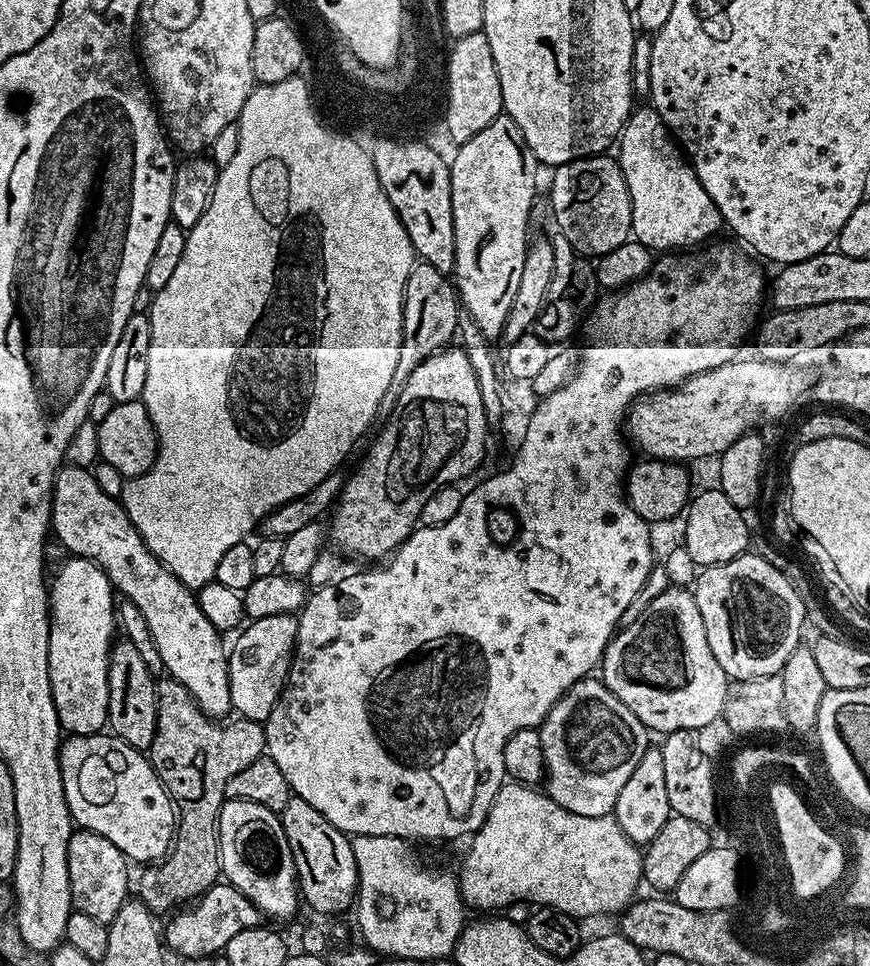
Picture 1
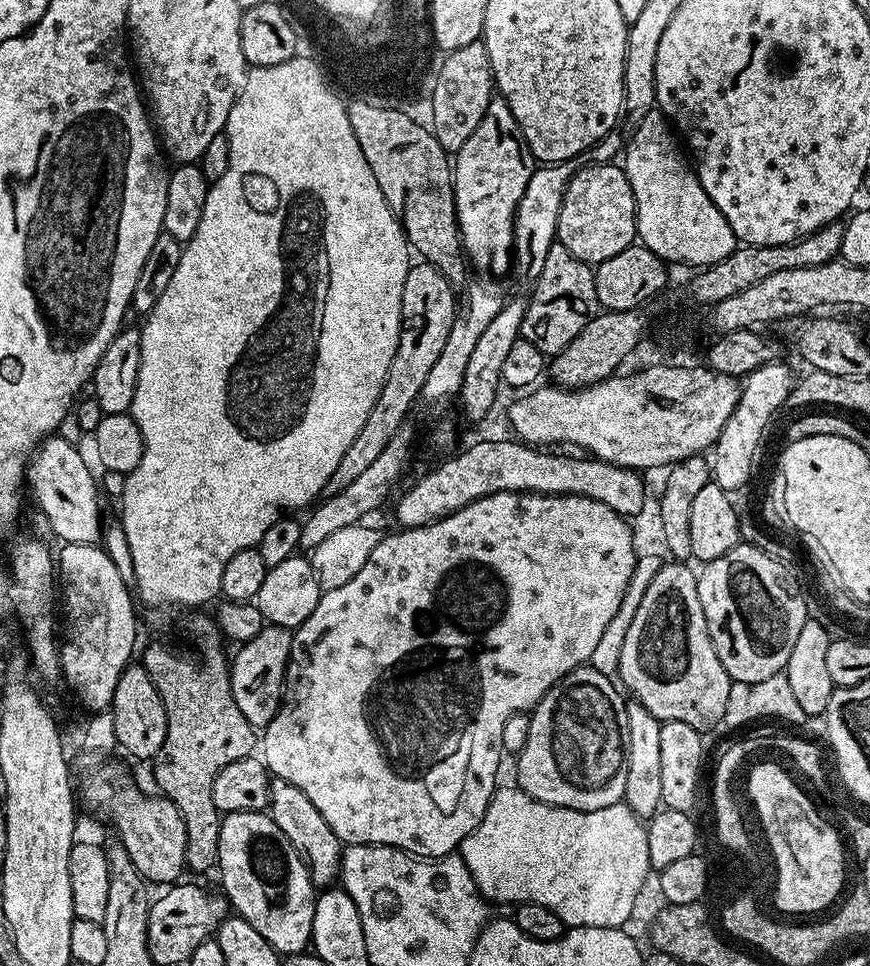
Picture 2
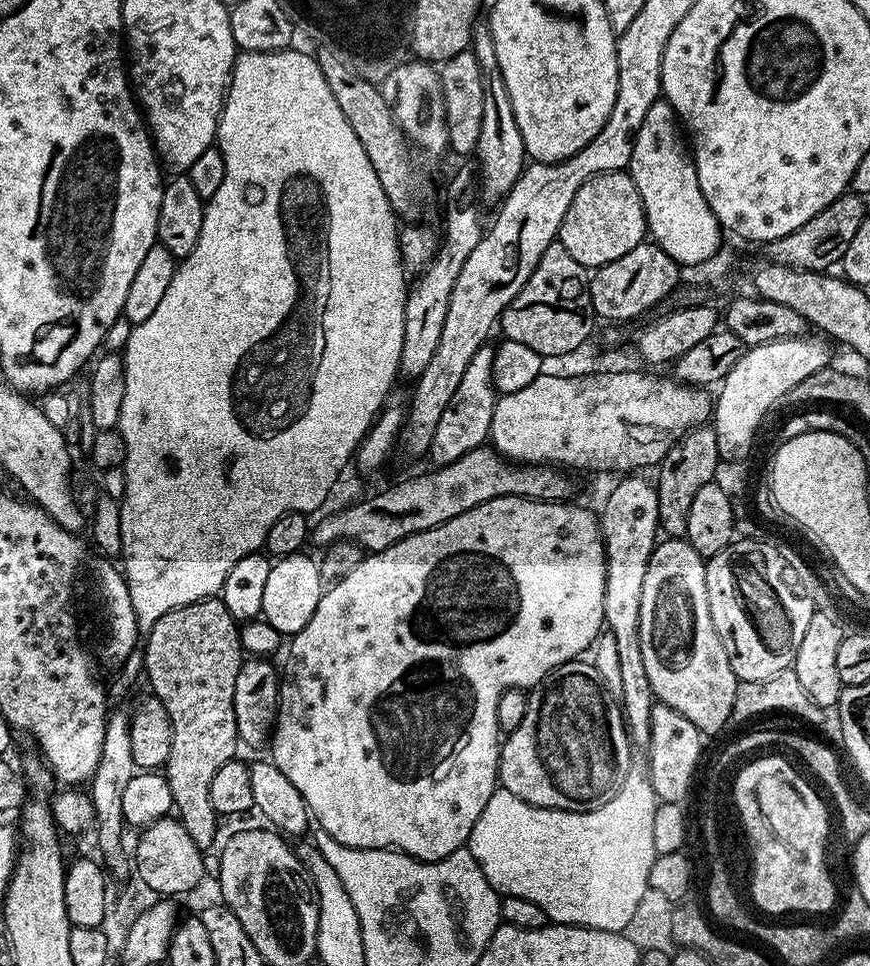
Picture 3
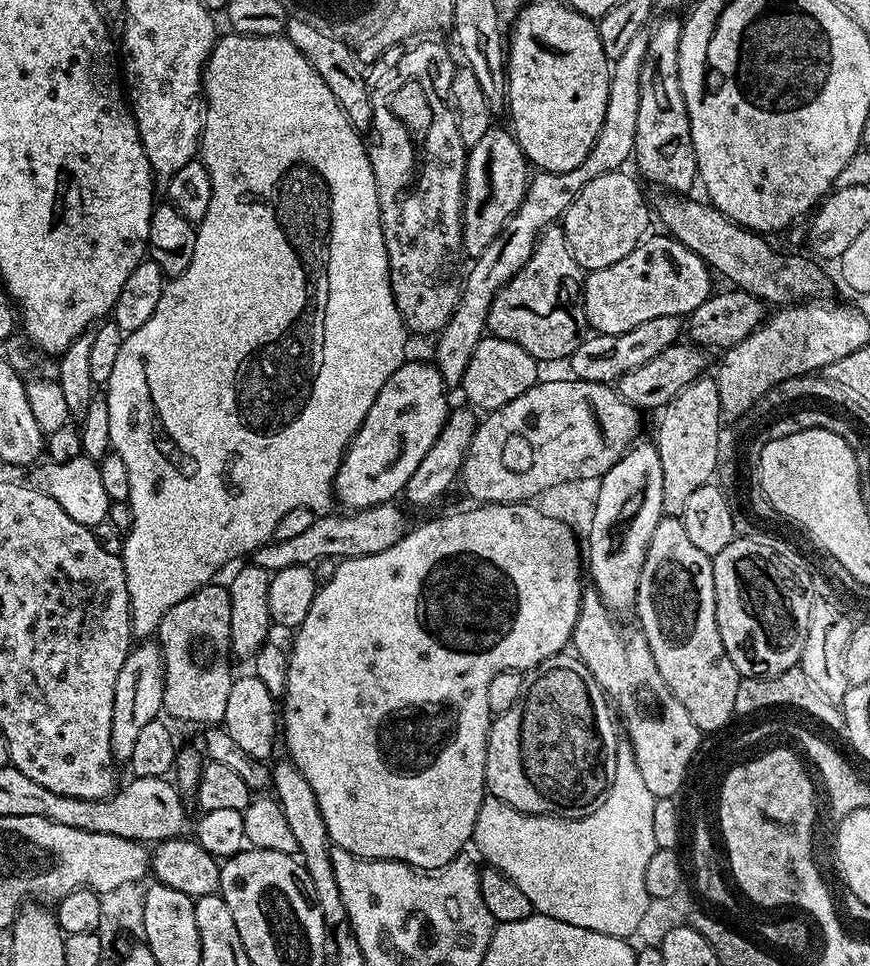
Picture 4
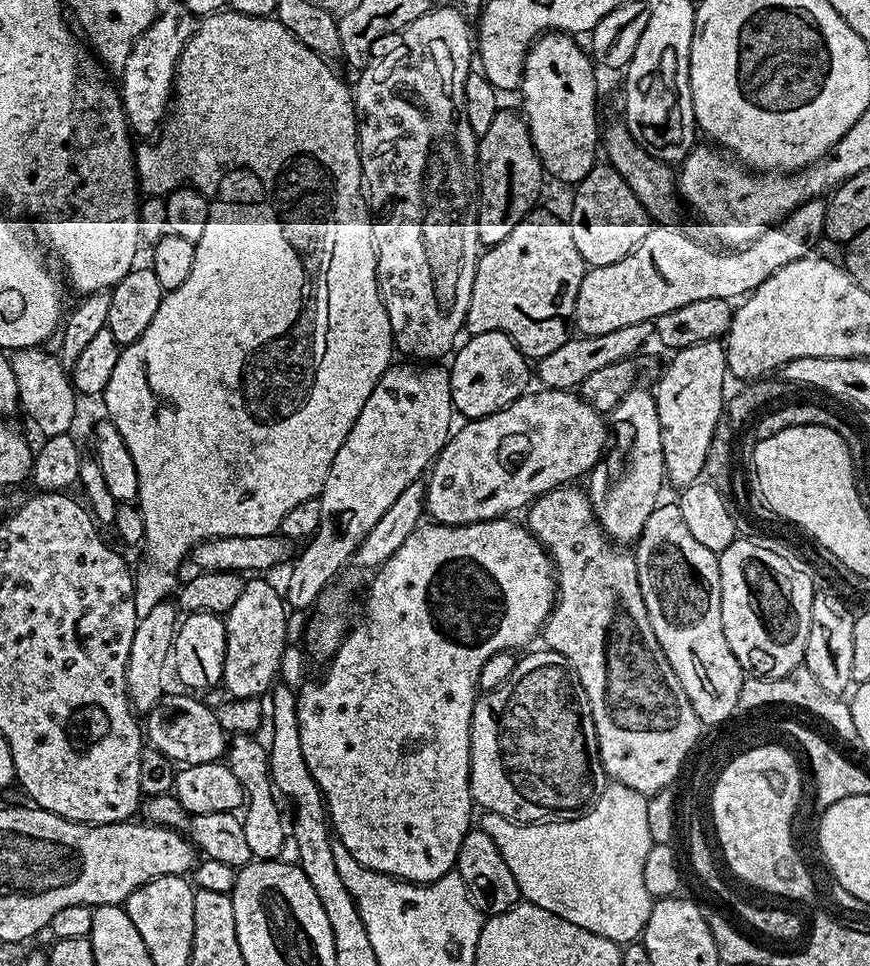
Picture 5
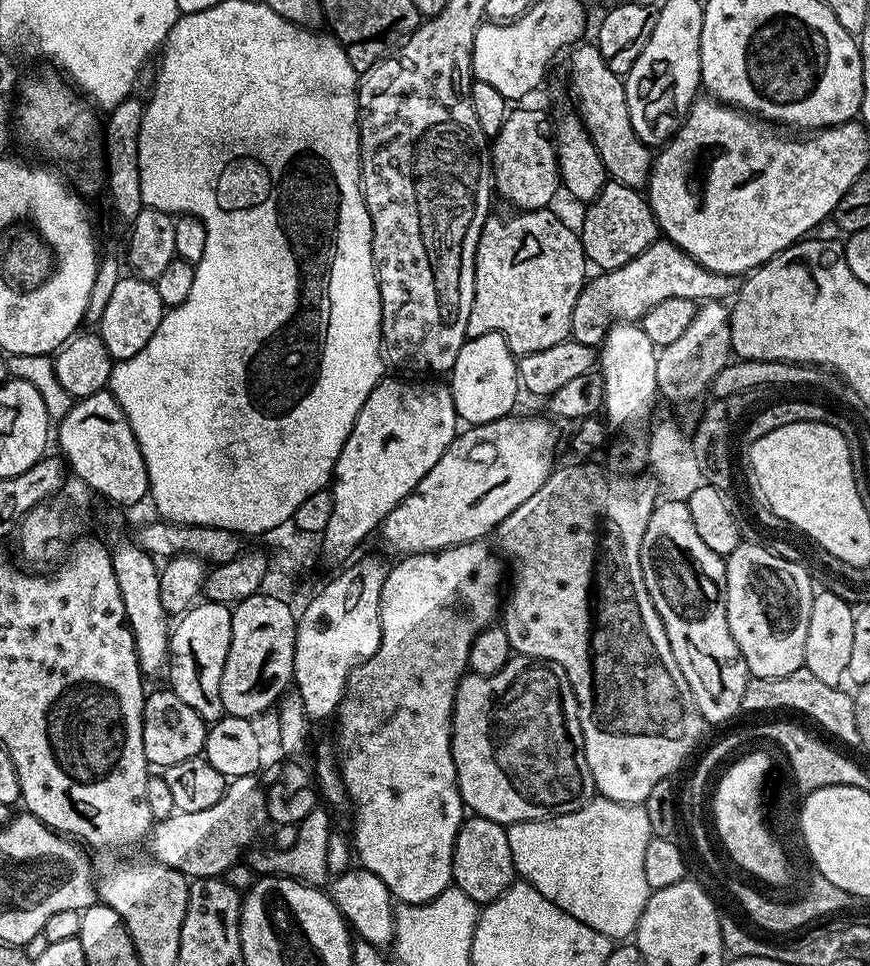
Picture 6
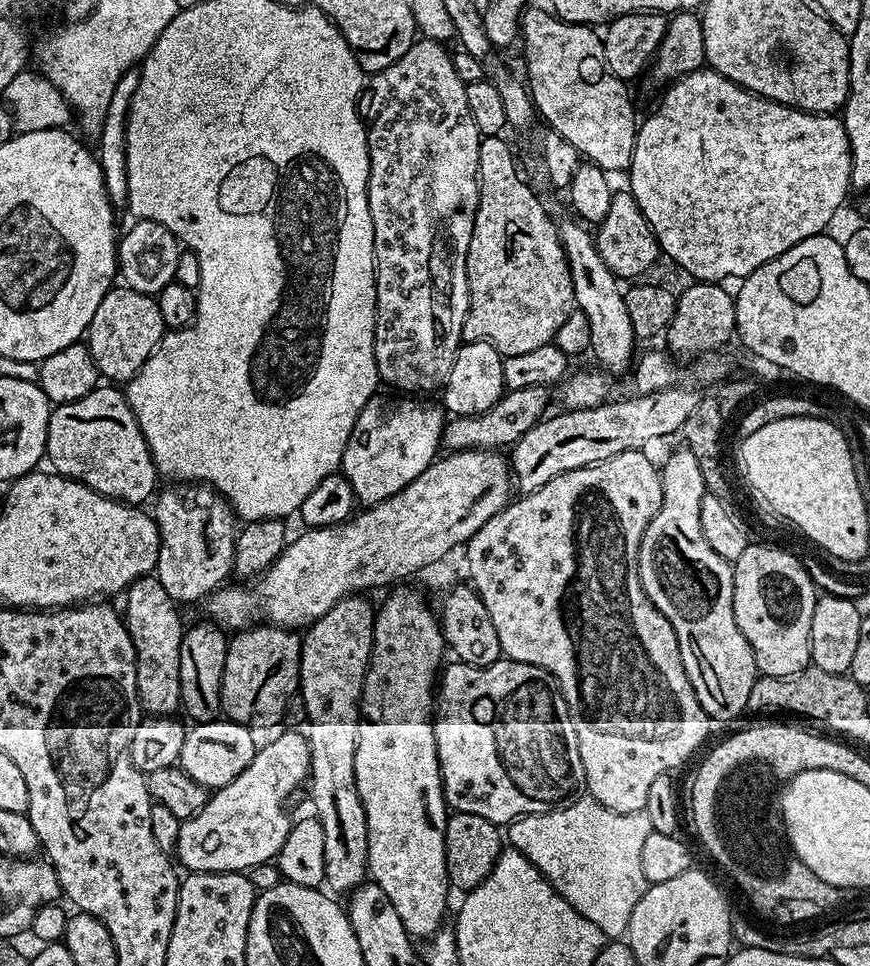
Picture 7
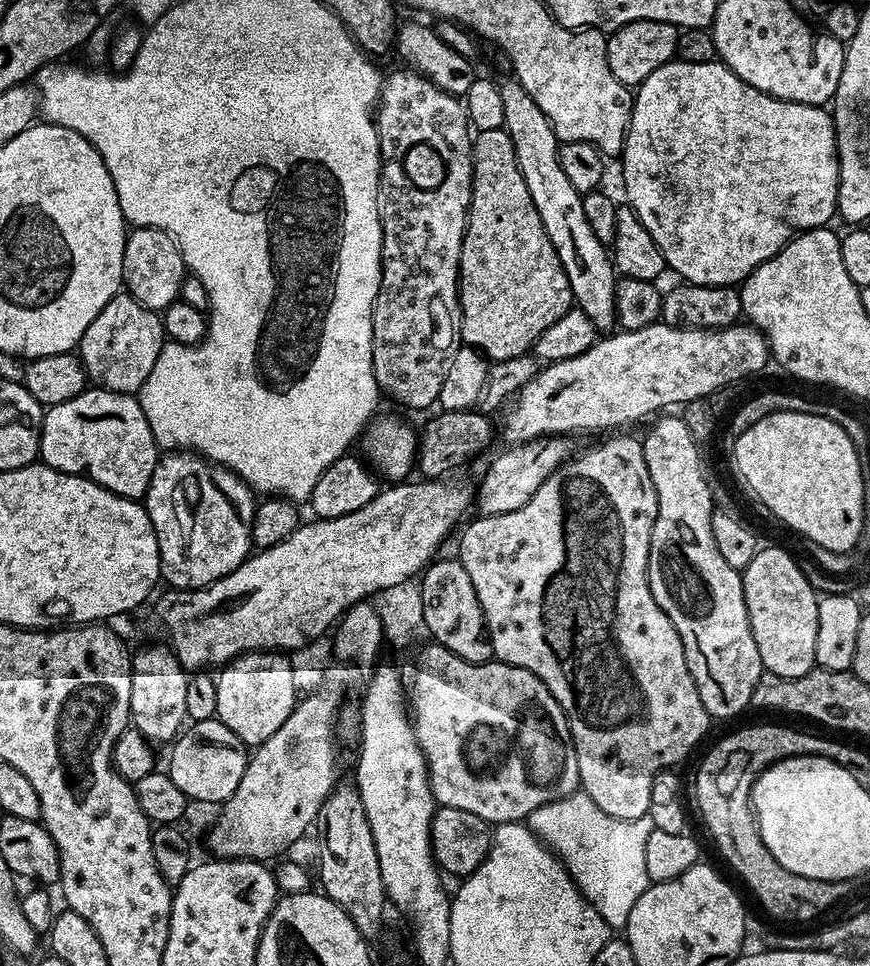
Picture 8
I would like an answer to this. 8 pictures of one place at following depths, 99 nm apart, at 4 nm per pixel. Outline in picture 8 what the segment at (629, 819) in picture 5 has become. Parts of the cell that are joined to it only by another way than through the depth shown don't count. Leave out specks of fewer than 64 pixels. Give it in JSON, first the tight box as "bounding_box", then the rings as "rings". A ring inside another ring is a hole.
{"bounding_box":[526,790,652,929],"rings":[[[582,790],[572,795],[538,806],[526,818],[527,827],[554,853],[583,894],[584,899],[602,914],[609,929],[627,929],[630,910],[642,898],[649,886],[646,874],[646,838],[652,833],[652,819],[648,815],[627,820],[614,818],[606,810],[594,806]]]}

